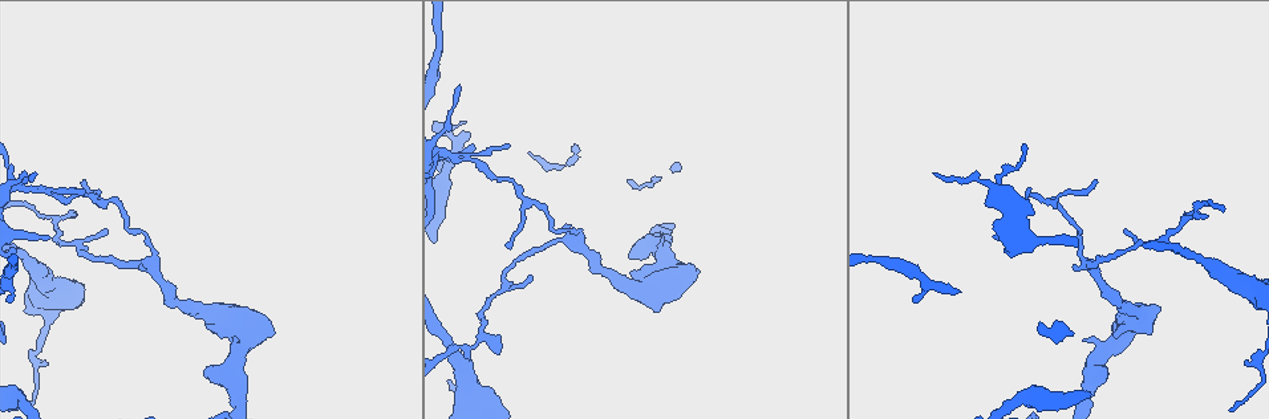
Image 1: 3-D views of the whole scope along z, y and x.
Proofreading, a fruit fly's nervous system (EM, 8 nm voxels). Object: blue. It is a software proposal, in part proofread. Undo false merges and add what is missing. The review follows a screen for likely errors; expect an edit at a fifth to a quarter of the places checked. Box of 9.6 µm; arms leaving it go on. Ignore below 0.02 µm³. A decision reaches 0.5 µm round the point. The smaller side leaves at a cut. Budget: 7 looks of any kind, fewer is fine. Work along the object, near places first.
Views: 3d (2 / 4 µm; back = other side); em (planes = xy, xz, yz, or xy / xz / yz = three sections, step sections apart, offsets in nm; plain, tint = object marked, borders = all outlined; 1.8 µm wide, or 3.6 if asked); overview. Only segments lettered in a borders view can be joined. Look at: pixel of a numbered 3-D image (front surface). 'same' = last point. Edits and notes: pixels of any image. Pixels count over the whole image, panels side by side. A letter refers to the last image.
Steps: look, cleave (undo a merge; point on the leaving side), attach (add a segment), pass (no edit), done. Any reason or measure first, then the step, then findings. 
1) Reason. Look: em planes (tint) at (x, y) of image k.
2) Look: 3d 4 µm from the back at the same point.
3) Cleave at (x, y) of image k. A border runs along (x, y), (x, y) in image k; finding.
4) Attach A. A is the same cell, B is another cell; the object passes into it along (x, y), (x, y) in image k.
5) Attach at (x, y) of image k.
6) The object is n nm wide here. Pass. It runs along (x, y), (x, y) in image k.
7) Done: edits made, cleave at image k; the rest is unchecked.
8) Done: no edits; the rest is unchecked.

Tapers out. Look: em planes (borders) at (499, 351) of image 1.

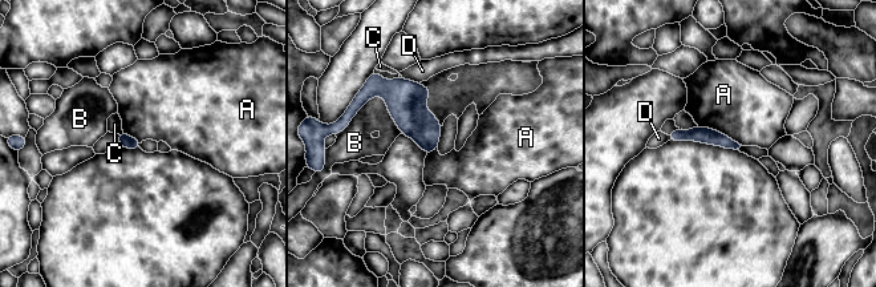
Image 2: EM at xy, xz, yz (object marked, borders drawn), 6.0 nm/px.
Pass. A, B, C and D are other cells; a border runs along (697, 124), (720, 130), (739, 145) in image 2; none of them fits.

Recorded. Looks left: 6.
Look: em planes (borders) at (579, 243) of image 1.

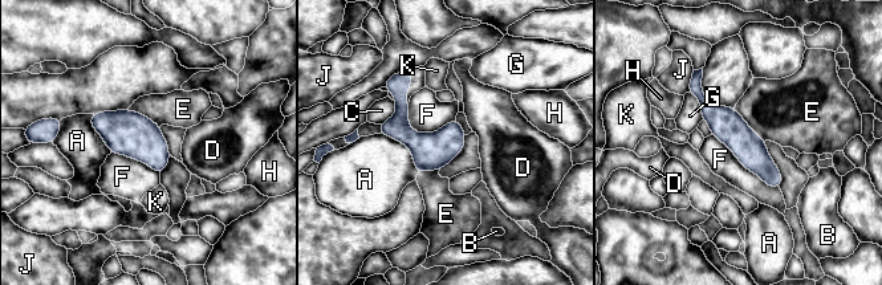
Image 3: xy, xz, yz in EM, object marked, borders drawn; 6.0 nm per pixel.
The object is 200 nm wide here. Pass. A, B, C, D, E, F, G, H, J and K are other cells; it runs along (692, 82), (776, 184) in image 3; all the same neuron.

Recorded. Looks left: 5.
An open end. Look: 3d 2 µm at (46, 239) of image 1.

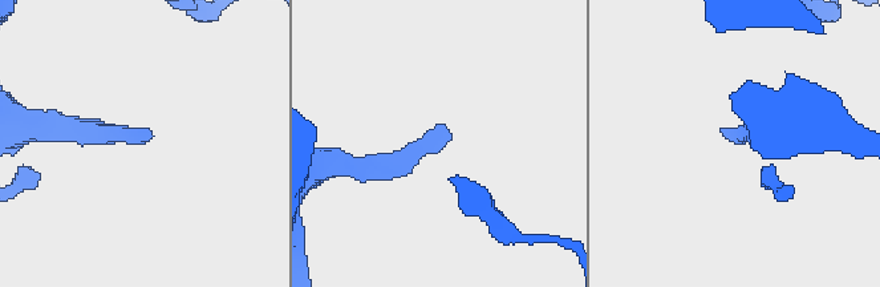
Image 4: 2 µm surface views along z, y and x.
Now the EM. Look: em xz step 8 (borders) at (732, 129) of image 4.

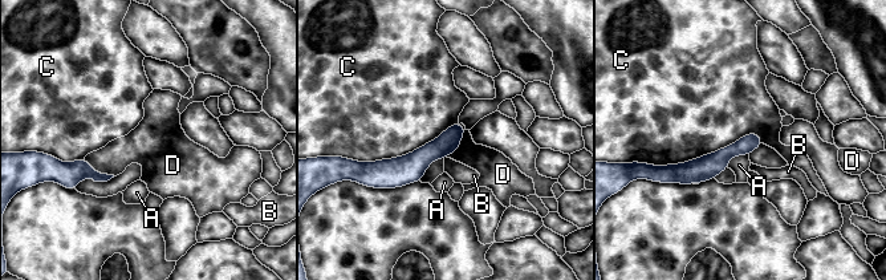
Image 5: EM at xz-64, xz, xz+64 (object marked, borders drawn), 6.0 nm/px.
Look: em planes (borders) at the same point.

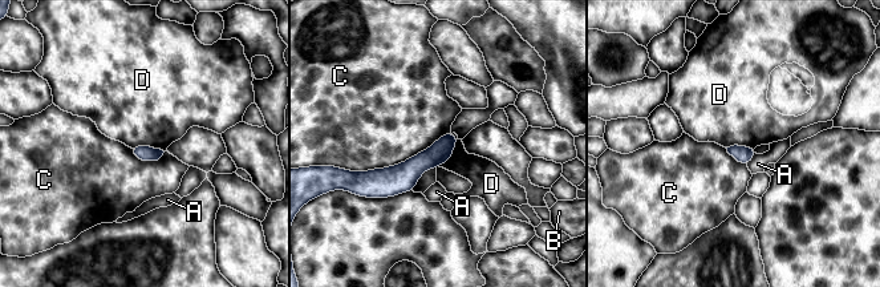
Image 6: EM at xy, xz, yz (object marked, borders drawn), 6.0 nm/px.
Pass. A, B, C and D are other cells; a border runs along (130, 146), (150, 145), (163, 152) in image 6; none of them fits.

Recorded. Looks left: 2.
Done: no edits; the rest is unchecked.

